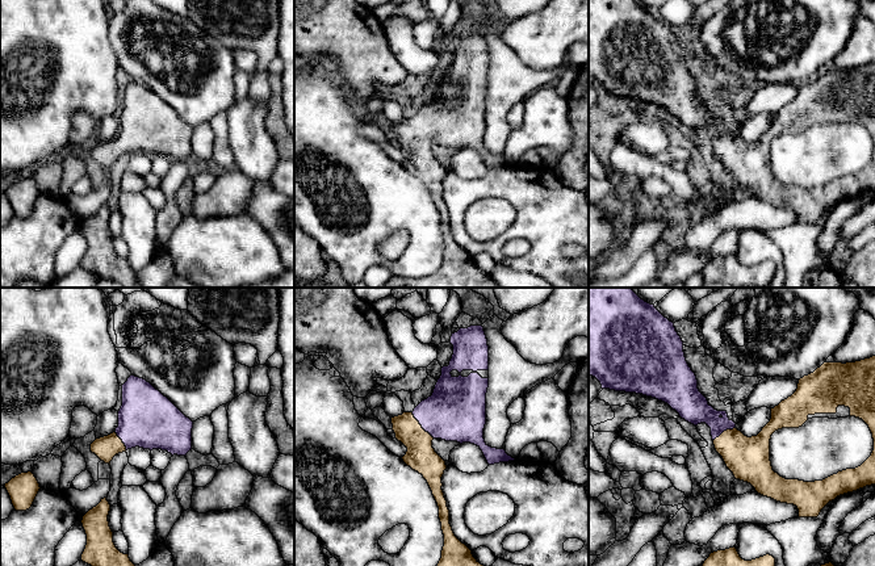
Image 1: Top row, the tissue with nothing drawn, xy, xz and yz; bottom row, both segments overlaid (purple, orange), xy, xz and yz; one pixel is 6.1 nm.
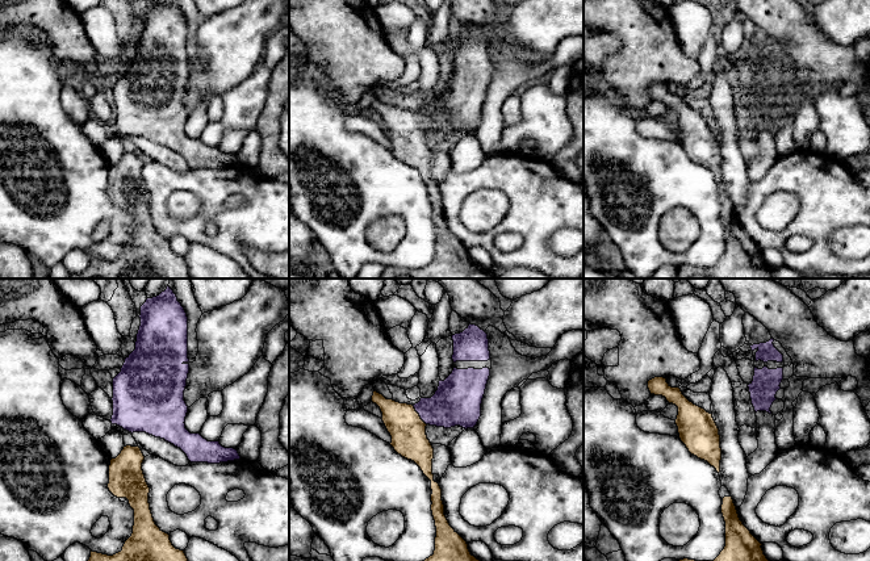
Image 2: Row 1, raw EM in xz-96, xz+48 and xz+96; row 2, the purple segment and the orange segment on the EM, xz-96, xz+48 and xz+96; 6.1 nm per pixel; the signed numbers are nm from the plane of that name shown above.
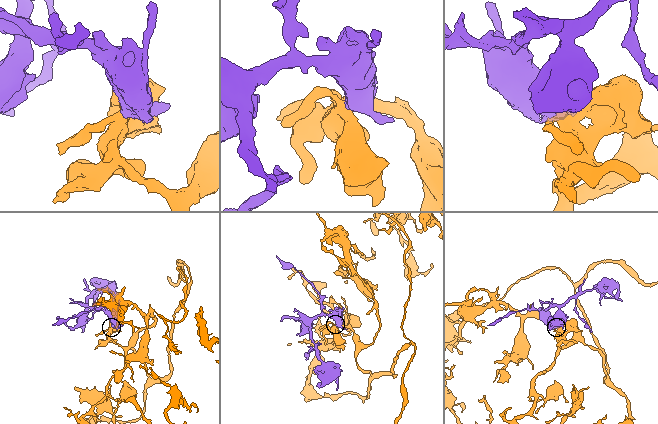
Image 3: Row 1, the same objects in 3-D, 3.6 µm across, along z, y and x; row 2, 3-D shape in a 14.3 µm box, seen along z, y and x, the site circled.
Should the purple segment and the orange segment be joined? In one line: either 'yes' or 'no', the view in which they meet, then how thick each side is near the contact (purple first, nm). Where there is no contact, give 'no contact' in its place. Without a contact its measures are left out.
yes; meets purple in xz; 360 nm thick on the purple side, 180 nm on the other

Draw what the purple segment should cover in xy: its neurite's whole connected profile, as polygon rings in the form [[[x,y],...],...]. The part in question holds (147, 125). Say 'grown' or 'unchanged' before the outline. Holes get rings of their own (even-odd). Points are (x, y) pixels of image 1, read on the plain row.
grown; [[[130,81],[122,91],[122,112],[118,117],[118,133],[108,142],[96,144],[91,158],[110,171],[113,163],[127,155],[162,155],[177,162],[187,162],[192,155],[193,127],[187,123],[167,102],[143,84]]]

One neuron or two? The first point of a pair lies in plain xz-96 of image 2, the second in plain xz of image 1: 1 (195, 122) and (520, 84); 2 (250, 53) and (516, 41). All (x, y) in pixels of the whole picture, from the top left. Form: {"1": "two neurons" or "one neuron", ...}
{"1": "one neuron", "2": "one neuron"}

